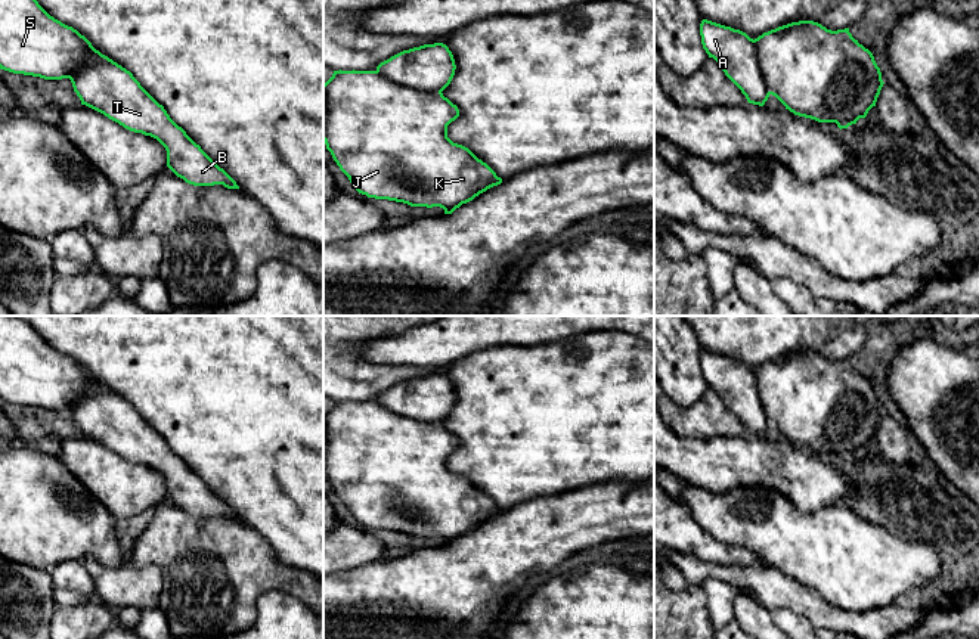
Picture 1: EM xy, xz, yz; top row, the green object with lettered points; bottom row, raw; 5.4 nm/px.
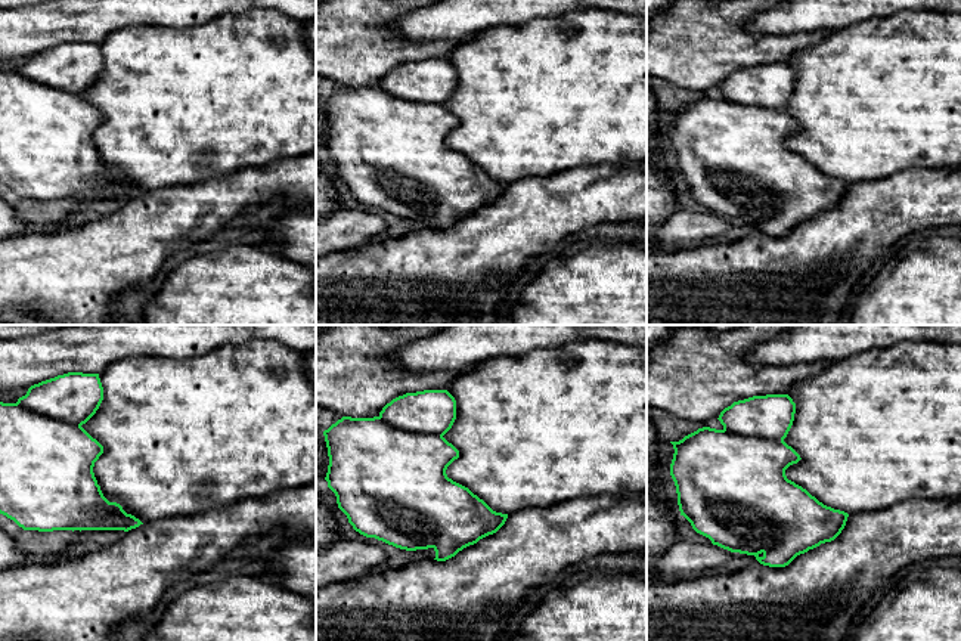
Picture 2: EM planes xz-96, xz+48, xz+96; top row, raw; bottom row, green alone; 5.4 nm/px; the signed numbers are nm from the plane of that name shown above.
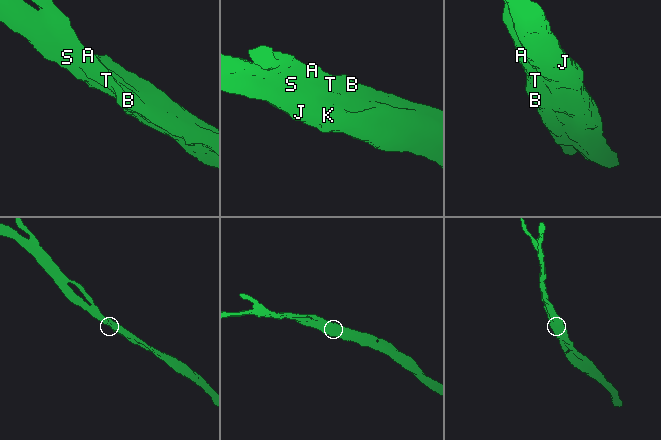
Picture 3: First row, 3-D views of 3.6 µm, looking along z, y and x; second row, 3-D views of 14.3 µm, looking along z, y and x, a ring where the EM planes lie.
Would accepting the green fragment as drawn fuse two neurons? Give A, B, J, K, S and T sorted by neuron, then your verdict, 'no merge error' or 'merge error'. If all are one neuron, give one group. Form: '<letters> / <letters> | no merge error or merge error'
A B J K S T | no merge error

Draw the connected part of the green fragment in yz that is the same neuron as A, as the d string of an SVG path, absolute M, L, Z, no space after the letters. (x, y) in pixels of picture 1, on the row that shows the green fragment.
M703 19L700 35L709 58L718 62L749 103L763 106L772 94L794 115L818 122L836 122L840 130L867 117L868 111L876 106L884 84L873 53L852 37L849 28L831 31L814 21L799 21L763 32L753 40L740 30Z

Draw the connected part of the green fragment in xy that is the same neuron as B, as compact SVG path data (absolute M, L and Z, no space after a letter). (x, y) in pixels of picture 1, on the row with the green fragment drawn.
M0 0L0 69L44 80L69 78L81 105L157 139L167 151L167 167L186 183L239 189L130 71L50 16L37 0Z

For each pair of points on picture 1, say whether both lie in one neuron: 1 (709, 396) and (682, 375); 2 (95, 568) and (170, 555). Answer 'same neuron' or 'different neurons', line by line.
1: different neurons
2: different neurons

